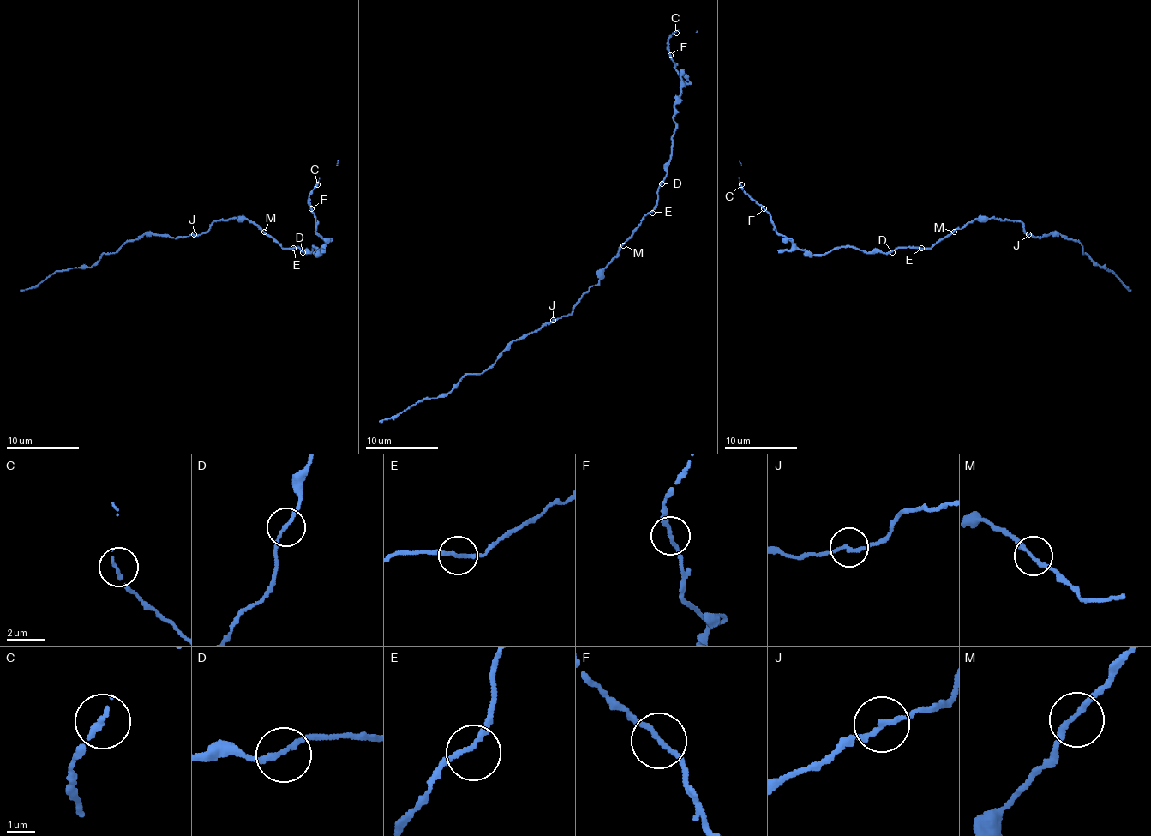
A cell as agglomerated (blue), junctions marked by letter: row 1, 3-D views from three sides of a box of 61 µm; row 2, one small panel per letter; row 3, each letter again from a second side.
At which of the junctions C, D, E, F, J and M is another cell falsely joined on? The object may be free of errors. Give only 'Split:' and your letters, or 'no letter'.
Split: no letter

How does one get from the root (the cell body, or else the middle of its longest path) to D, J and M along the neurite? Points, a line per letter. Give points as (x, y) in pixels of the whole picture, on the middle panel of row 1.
D: (616, 255), (623, 241), (654, 207), (658, 187), (662, 183)
J: (616, 255), (603, 270), (603, 278), (582, 296), (574, 309), (569, 314), (553, 319)
M: (616, 255), (623, 245)

